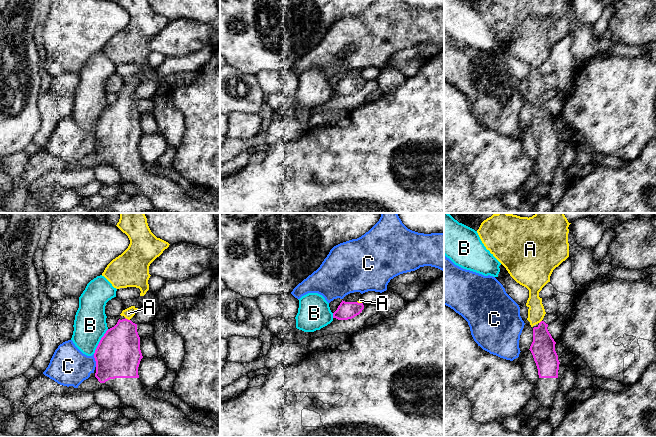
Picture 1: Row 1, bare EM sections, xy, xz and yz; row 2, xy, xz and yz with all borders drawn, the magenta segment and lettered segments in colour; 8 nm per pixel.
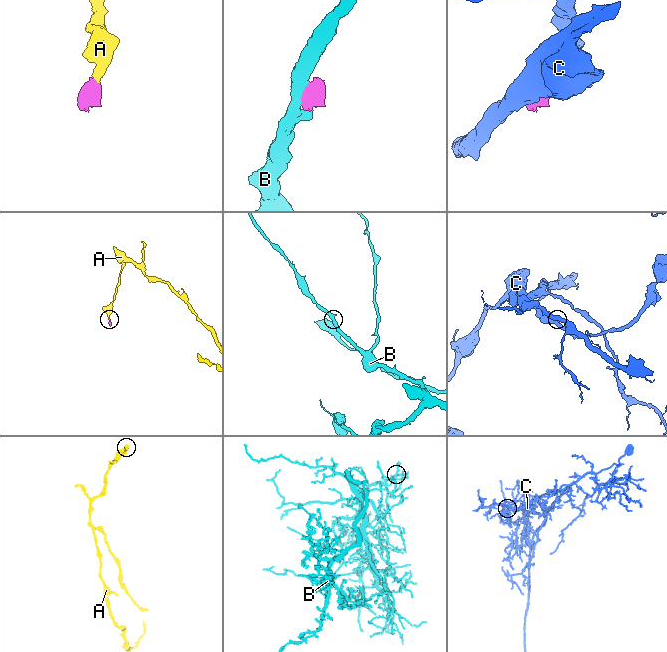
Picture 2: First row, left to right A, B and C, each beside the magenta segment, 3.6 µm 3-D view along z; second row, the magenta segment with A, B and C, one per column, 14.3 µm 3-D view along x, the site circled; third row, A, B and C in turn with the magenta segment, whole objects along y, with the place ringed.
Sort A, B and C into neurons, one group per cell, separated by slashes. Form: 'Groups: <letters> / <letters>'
Groups: A / B / C

